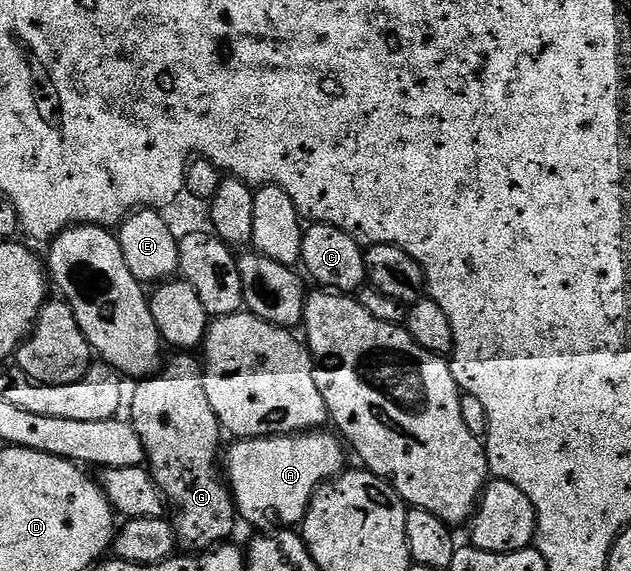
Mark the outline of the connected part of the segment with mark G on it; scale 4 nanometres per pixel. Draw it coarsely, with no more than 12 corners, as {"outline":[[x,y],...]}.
{"outline":[[199,359],[135,385],[128,421],[172,511],[205,552],[236,523],[224,431]]}

